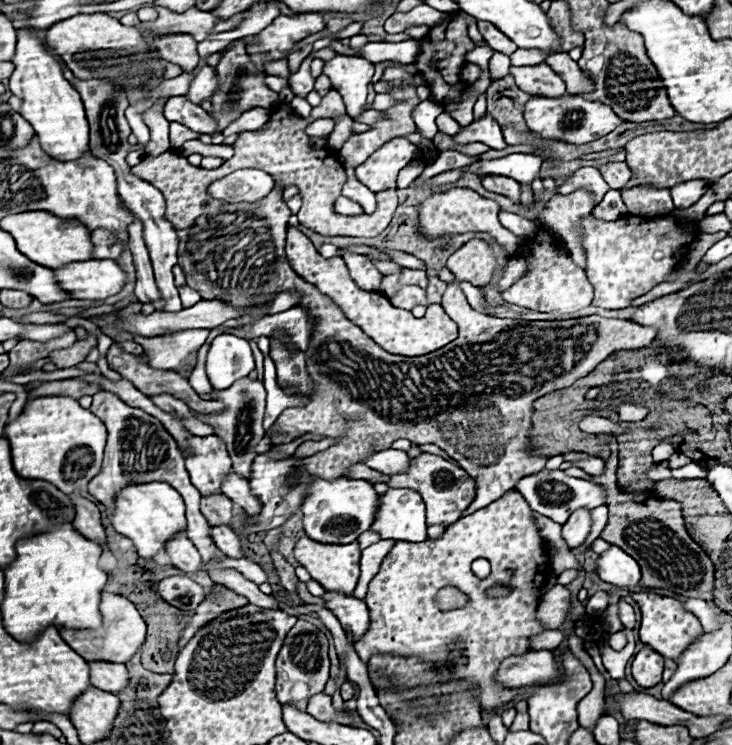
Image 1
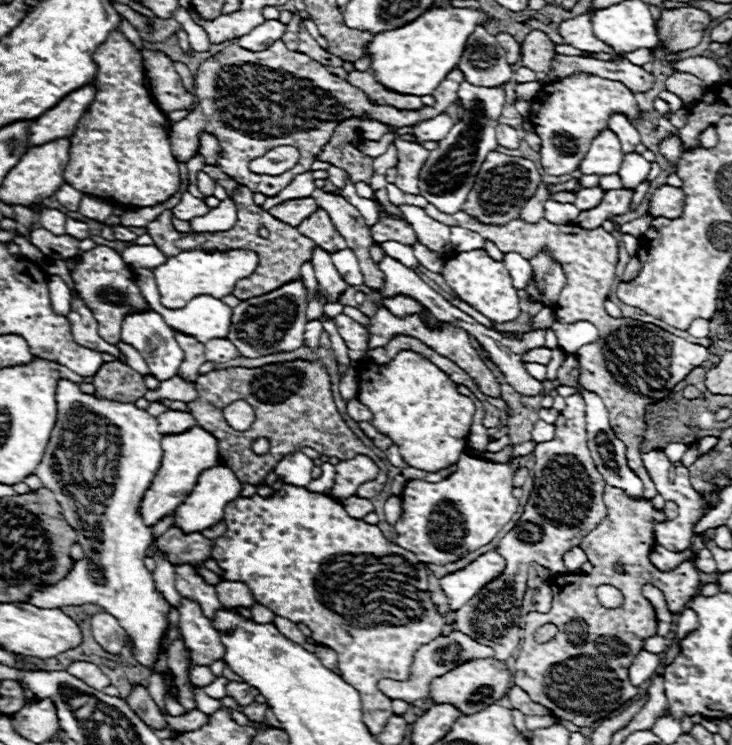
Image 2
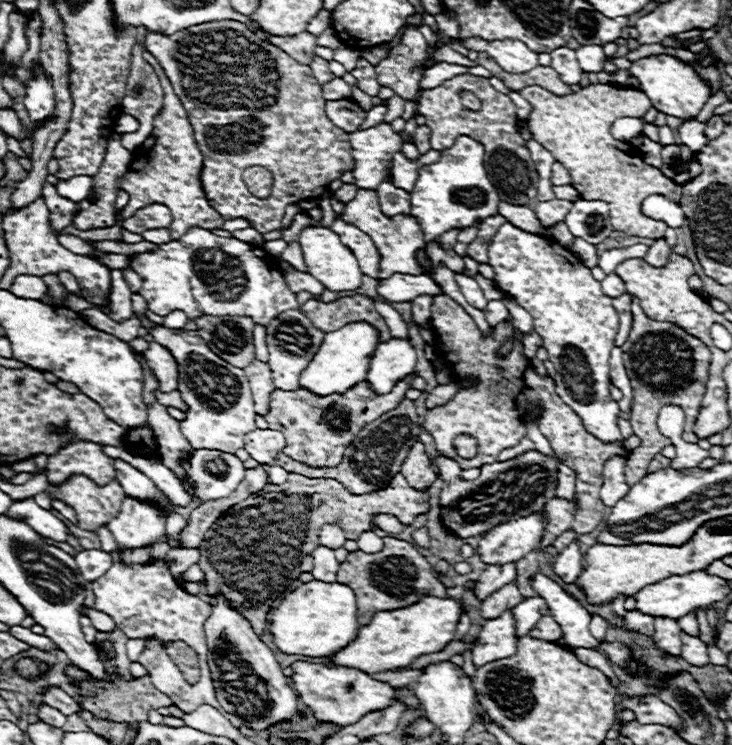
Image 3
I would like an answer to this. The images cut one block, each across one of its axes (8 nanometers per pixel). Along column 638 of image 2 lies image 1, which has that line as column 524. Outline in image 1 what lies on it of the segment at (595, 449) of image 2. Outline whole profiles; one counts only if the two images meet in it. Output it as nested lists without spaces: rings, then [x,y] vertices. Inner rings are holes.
[[[542,470],[536,476],[526,476],[524,480],[518,482],[518,492],[526,498],[526,502],[530,504],[532,510],[536,510],[538,514],[542,514],[558,524],[566,524],[566,518],[570,518],[570,514],[578,508],[596,508],[596,506],[604,504],[604,490],[600,486],[590,484],[582,478],[566,476],[564,470],[556,470],[556,472]]]

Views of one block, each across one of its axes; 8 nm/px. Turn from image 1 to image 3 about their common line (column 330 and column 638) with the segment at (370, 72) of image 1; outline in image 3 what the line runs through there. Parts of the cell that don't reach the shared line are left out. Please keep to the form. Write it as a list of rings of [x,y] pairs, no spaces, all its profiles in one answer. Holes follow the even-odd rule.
[[[660,54],[660,56],[648,56],[648,58],[634,60],[630,66],[630,74],[640,82],[640,90],[650,98],[652,106],[658,112],[664,112],[668,116],[676,116],[676,118],[694,116],[696,112],[702,110],[704,102],[710,98],[708,86],[700,82],[700,78],[694,74],[690,66],[686,66],[674,56]]]

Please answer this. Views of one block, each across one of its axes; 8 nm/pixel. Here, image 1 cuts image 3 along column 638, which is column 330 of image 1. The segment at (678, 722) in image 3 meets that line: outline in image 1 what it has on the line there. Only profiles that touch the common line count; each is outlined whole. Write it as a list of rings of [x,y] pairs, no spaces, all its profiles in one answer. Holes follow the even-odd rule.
[[[316,694],[308,700],[308,708],[306,712],[310,716],[314,716],[320,722],[336,722],[336,724],[344,724],[348,726],[352,722],[352,716],[346,714],[346,710],[338,710],[332,706],[332,698],[326,694]]]

